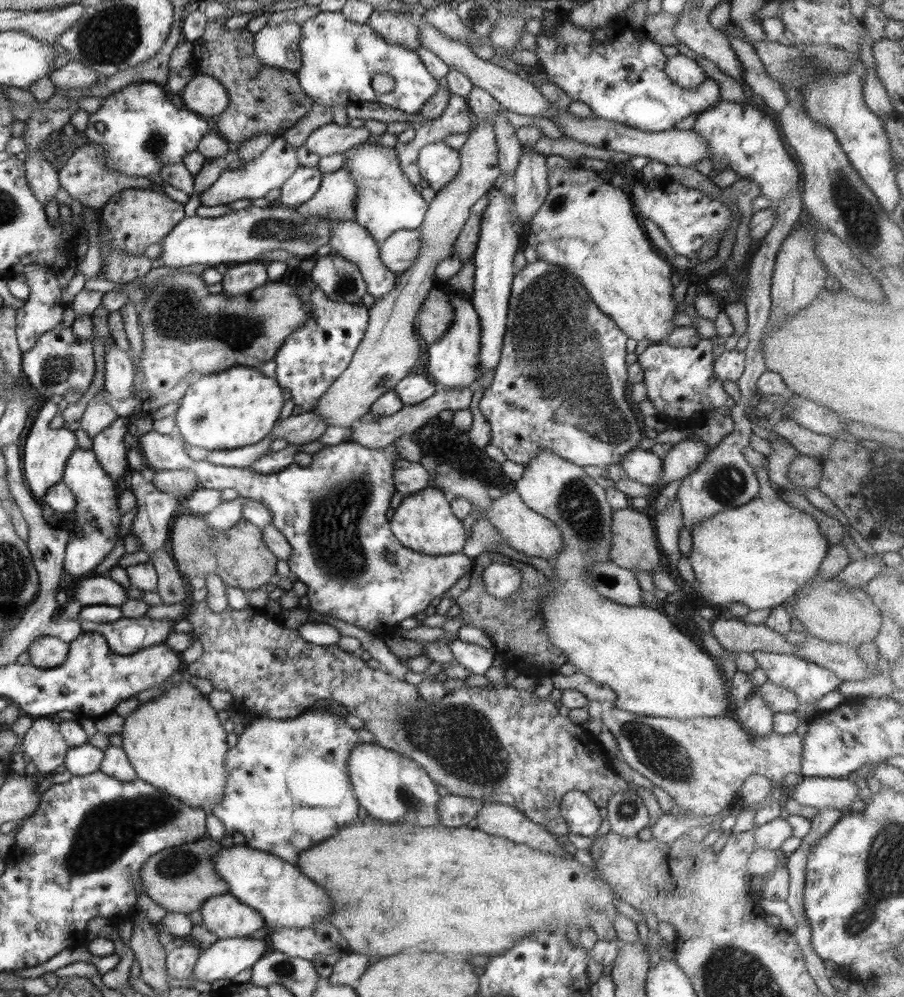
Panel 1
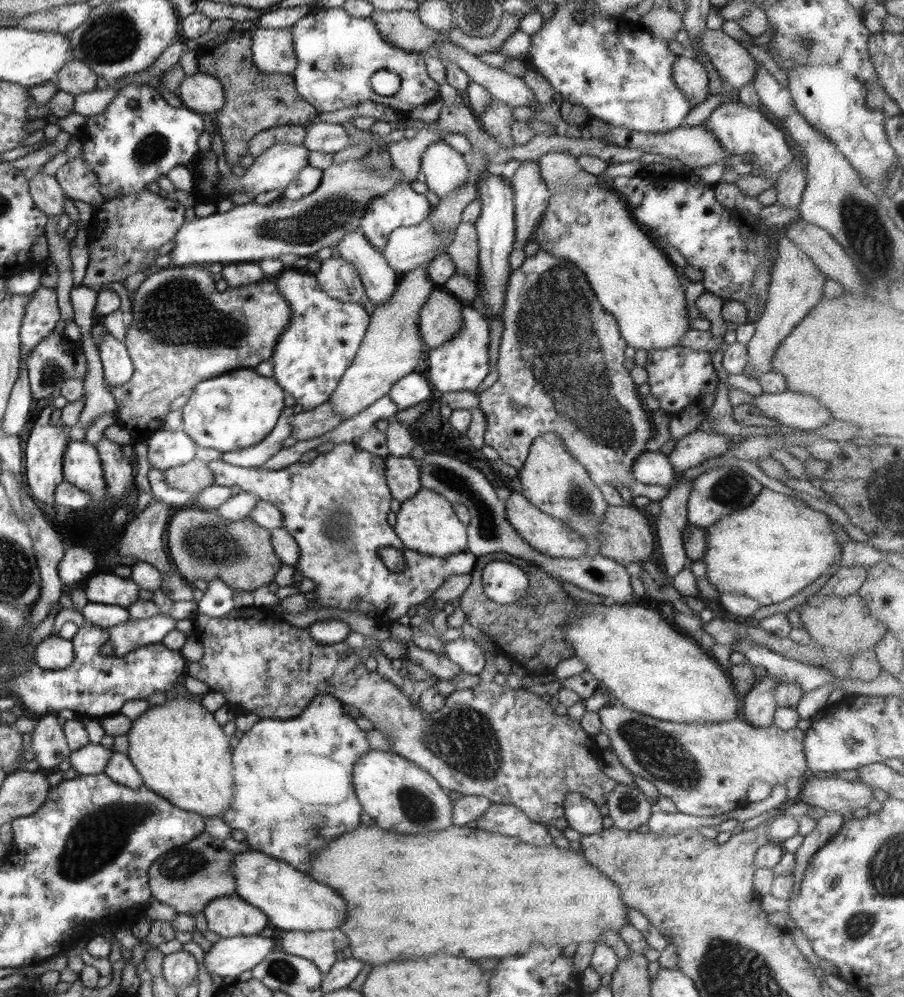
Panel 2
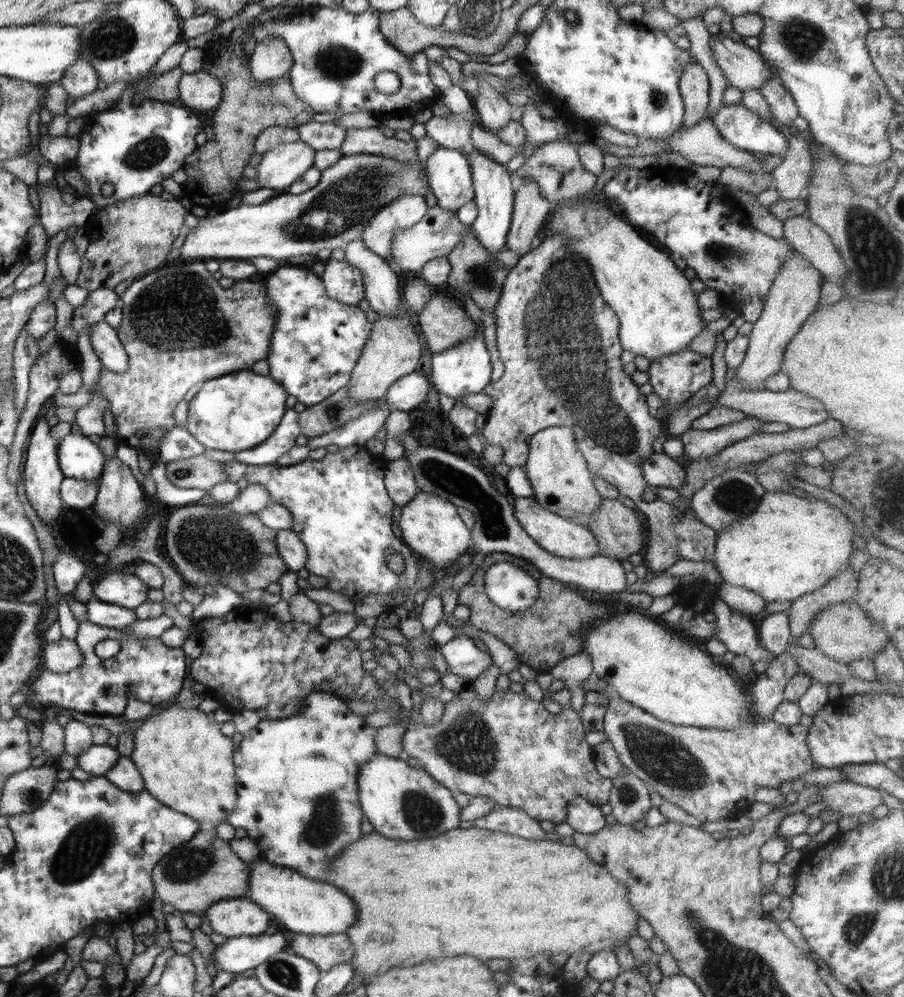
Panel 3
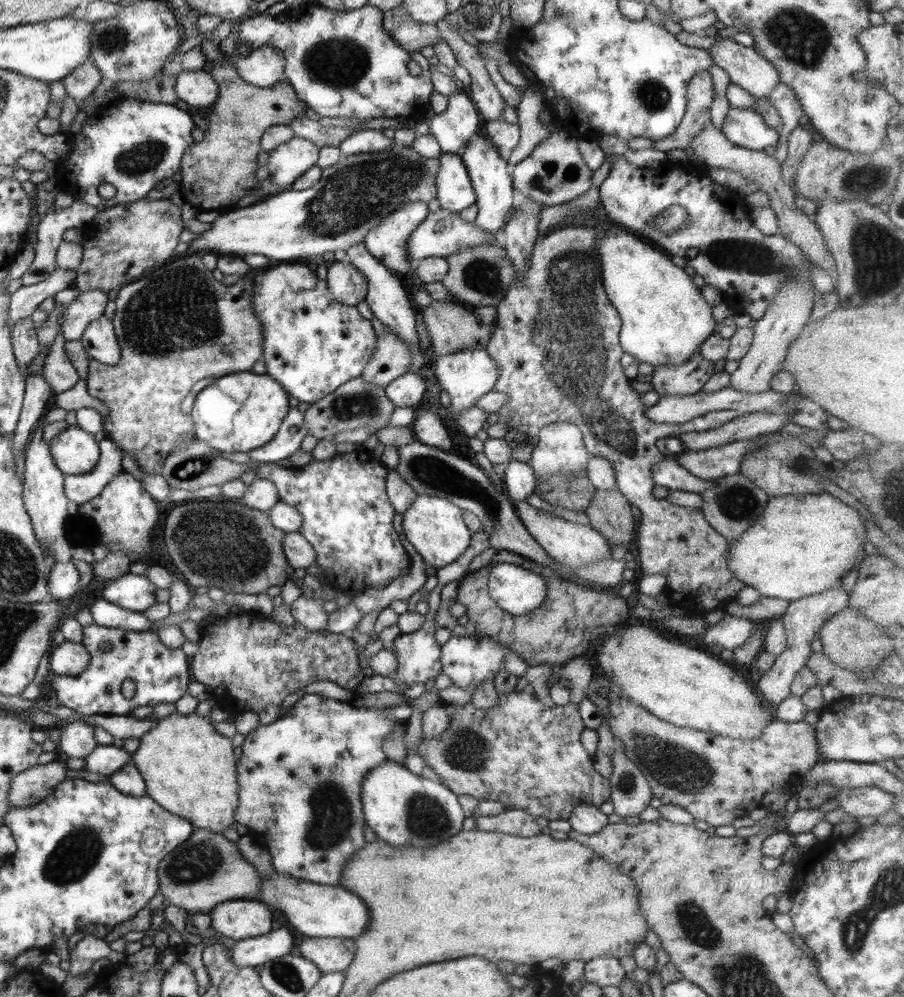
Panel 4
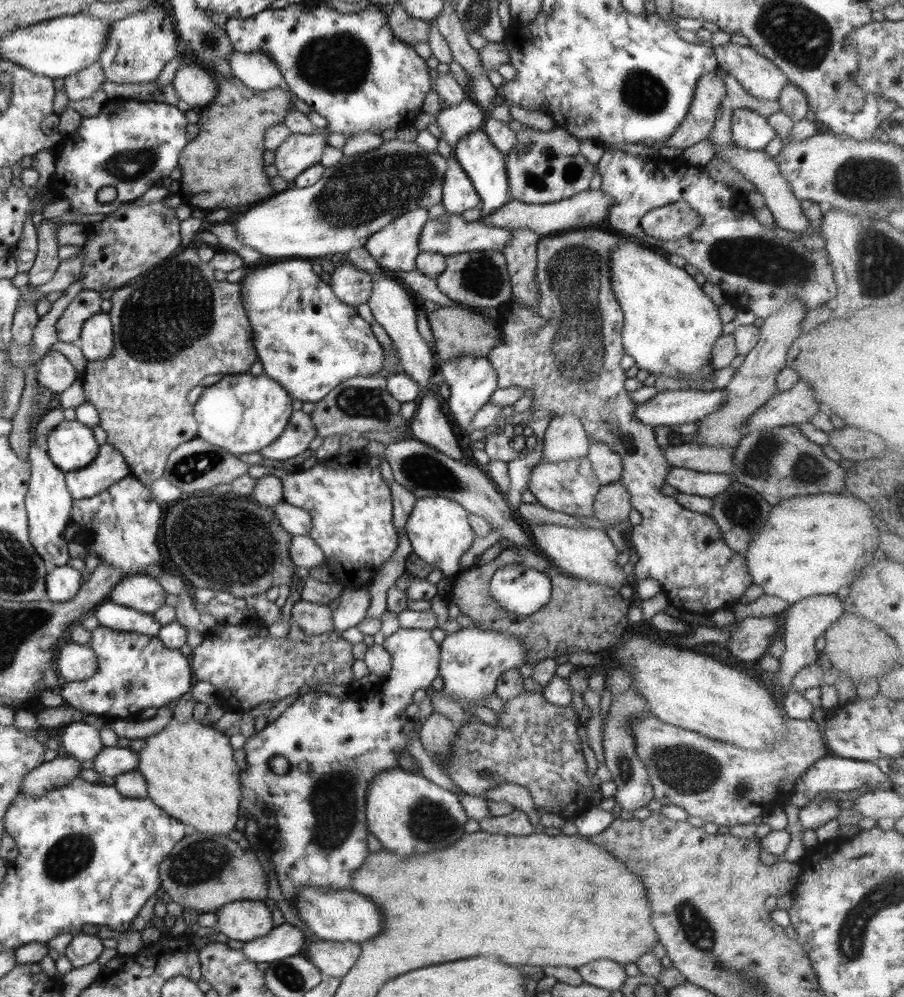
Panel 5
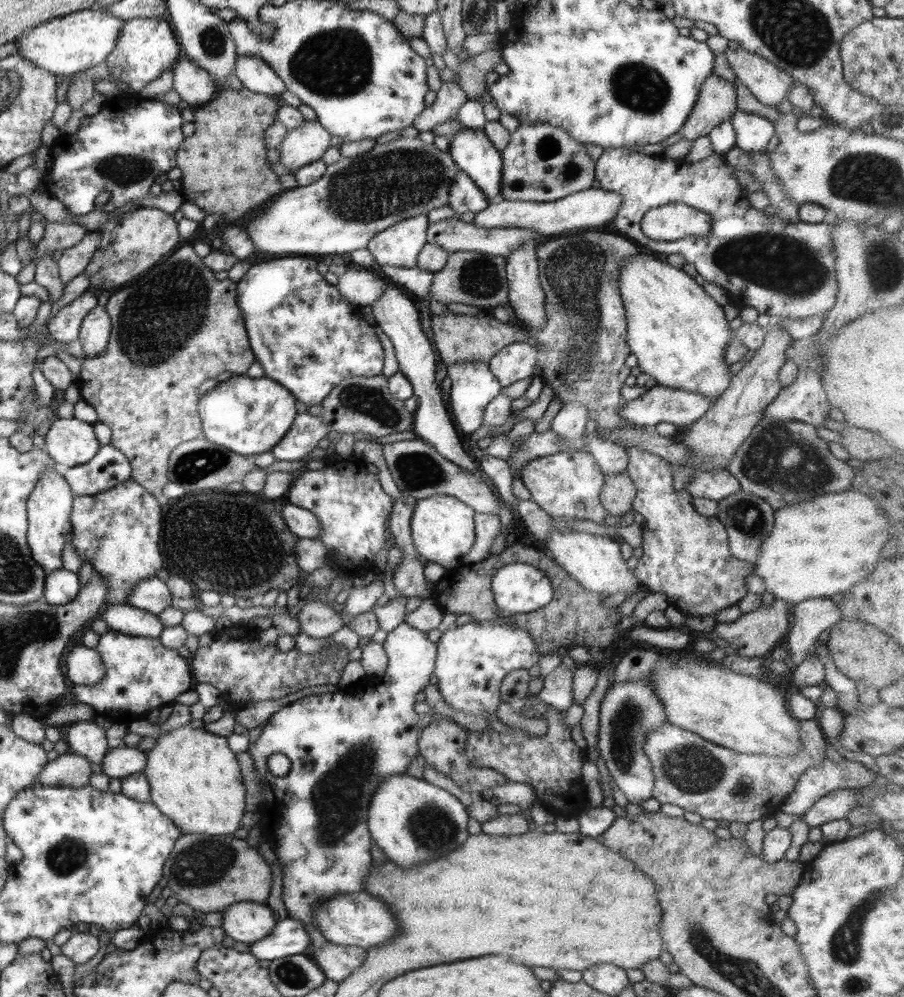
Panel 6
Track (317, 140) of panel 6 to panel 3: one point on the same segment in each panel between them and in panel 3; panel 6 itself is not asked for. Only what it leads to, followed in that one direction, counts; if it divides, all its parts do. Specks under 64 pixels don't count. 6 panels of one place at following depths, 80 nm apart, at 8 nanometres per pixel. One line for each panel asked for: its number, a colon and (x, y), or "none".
3: (283, 164)
4: (288, 161)
5: (299, 152)

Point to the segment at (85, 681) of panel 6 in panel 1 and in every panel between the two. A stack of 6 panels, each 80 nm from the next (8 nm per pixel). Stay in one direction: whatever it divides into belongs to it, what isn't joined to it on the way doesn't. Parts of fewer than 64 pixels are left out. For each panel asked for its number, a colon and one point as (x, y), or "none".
1: (49, 652)
2: (54, 653)
3: (63, 656)
4: (70, 659)
5: (75, 662)

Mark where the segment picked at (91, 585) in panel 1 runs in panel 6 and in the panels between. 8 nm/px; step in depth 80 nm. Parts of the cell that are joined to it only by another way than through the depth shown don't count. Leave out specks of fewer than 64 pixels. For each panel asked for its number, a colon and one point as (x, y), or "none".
2: (104, 588)
3: (127, 590)
4: (134, 592)
5: (140, 592)
6: (151, 595)

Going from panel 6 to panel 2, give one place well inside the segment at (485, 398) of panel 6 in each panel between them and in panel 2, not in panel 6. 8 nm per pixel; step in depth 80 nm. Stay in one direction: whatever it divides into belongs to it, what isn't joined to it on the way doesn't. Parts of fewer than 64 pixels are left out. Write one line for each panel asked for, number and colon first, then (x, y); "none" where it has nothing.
2: (460, 364)
3: (466, 368)
4: (467, 375)
5: (472, 380)

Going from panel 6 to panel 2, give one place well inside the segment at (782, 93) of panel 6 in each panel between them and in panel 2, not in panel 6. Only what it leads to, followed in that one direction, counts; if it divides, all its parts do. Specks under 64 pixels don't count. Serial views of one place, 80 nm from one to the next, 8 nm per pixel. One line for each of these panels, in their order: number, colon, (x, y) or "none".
2: (734, 63)
3: (744, 68)
4: (745, 66)
5: (761, 78)

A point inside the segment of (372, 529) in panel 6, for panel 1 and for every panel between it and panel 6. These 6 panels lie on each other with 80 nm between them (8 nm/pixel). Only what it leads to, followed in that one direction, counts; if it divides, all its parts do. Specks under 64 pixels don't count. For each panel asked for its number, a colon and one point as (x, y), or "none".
1: (332, 511)
2: (335, 506)
3: (342, 512)
4: (347, 515)
5: (351, 506)

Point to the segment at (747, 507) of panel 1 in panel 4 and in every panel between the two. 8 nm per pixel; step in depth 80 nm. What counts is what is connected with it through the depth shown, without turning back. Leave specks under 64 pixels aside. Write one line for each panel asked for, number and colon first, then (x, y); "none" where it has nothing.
2: (776, 547)
3: (789, 546)
4: (806, 544)

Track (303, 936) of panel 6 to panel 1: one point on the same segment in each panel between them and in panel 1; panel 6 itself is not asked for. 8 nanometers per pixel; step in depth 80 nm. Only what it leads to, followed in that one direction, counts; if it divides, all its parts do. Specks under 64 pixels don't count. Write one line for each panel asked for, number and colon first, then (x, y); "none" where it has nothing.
1: (226, 957)
2: (229, 956)
3: (245, 953)
4: (254, 951)
5: (284, 940)

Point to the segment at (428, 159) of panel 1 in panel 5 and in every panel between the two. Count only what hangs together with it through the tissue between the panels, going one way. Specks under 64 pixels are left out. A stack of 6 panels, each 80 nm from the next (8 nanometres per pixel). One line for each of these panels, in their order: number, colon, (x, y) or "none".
2: (445, 169)
3: (449, 173)
4: (455, 192)
5: (459, 194)

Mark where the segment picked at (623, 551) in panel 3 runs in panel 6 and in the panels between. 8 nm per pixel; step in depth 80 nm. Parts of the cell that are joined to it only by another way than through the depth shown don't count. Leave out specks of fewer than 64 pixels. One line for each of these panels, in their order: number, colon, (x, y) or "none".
4: (609, 513)
5: (612, 503)
6: (618, 493)

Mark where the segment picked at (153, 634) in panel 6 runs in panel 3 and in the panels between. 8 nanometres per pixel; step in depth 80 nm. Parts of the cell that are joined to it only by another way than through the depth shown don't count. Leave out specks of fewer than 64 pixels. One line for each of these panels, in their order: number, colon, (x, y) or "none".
3: (103, 614)
4: (106, 614)
5: (110, 615)

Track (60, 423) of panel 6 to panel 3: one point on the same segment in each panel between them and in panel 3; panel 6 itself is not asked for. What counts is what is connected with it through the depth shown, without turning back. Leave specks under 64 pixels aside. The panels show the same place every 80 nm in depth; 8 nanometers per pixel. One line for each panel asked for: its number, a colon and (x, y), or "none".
3: (80, 458)
4: (75, 451)
5: (71, 445)

